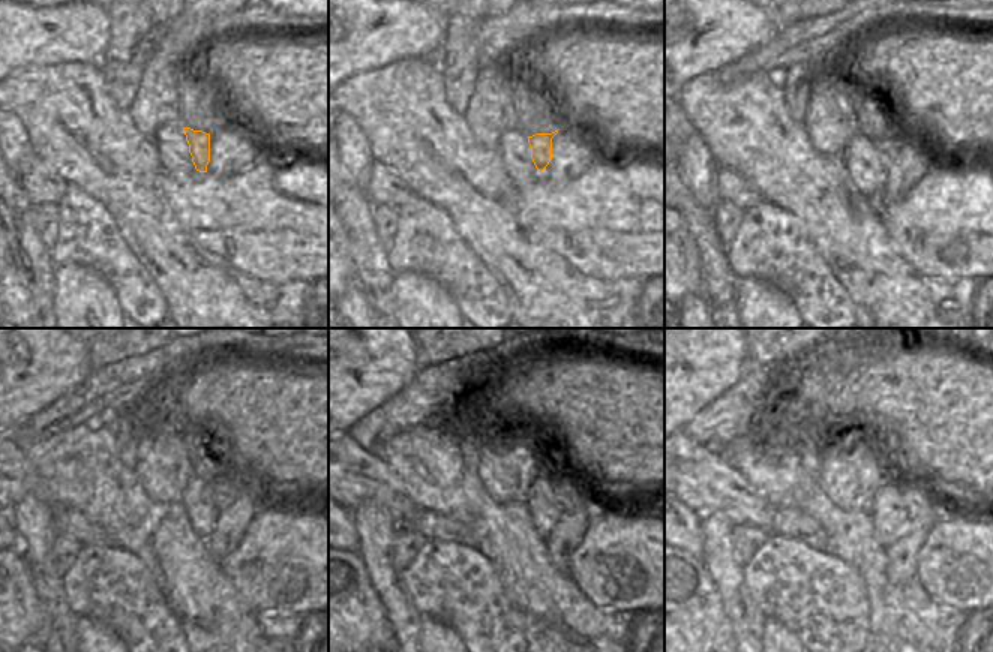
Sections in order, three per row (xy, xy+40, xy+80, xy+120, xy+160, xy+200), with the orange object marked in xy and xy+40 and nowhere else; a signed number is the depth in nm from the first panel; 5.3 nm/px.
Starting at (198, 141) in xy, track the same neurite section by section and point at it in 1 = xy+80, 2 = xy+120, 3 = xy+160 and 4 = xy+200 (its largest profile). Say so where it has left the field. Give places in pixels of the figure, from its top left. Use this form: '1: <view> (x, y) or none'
1: xy+80 (887, 149)
2: xy+120 (225, 490)
3: xy+160 (570, 496)
4: xy+200 (924, 507)

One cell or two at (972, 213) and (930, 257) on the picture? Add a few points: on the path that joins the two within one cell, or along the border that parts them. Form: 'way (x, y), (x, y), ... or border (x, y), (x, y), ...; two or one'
way (962, 222), (938, 246); one

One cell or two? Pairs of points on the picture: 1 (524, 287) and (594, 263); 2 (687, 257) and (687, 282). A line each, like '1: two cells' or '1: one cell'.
1: two cells
2: one cell

